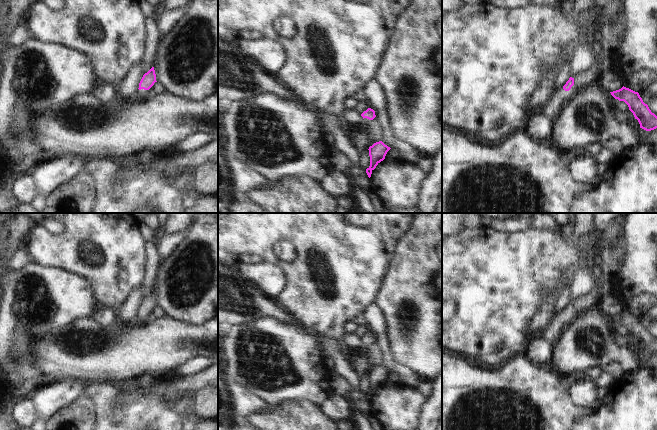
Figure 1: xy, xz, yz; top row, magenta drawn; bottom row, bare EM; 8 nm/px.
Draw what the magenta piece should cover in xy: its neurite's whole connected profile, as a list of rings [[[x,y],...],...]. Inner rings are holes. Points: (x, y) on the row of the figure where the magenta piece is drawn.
[[[154,67],[145,73],[139,83],[139,88],[133,98],[144,98],[147,91],[154,85],[156,81],[156,74]]]

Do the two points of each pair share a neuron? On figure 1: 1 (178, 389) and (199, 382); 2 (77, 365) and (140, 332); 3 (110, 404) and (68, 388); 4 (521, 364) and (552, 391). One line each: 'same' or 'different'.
1: same
2: same
3: different
4: same

